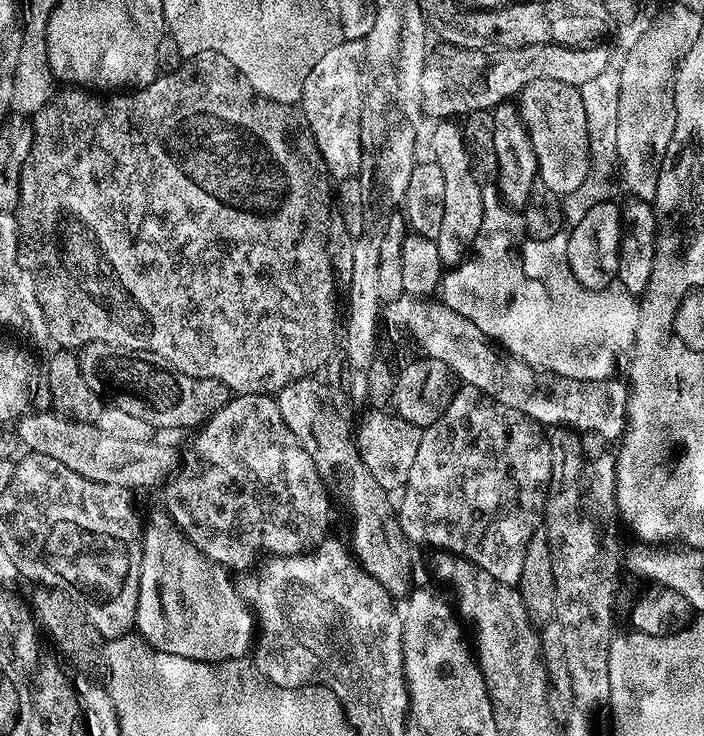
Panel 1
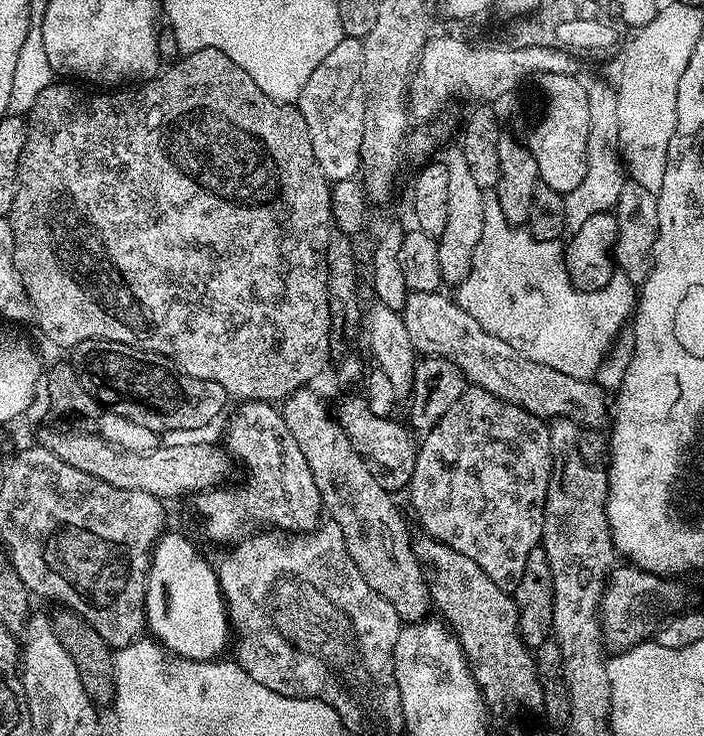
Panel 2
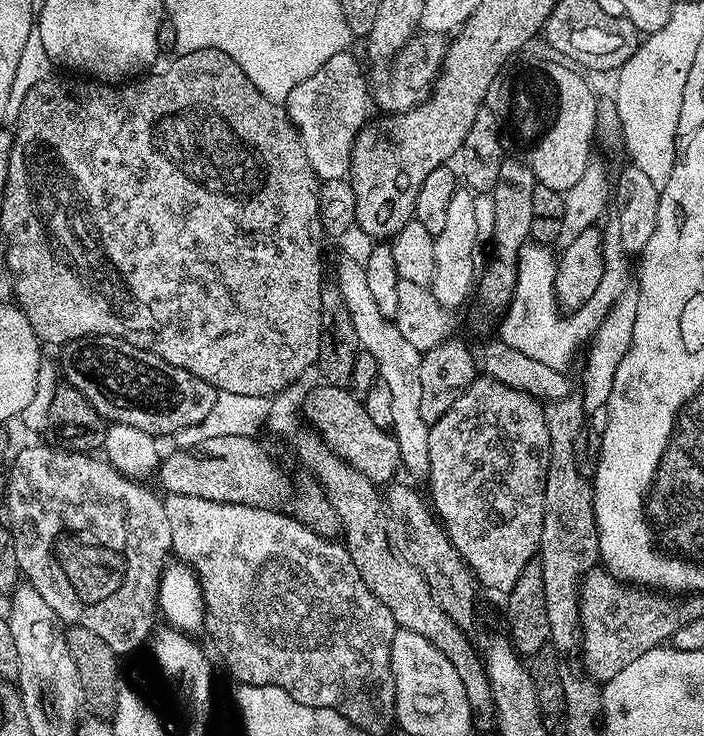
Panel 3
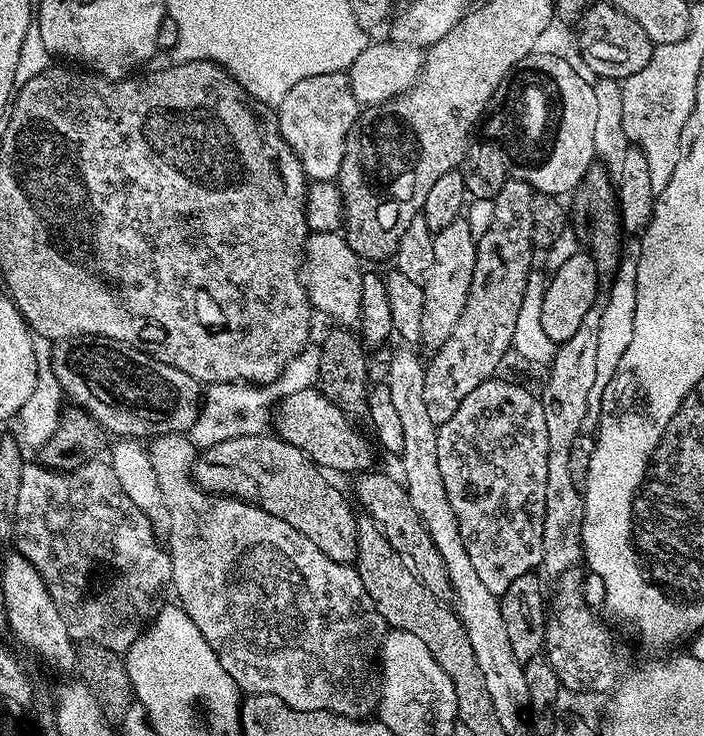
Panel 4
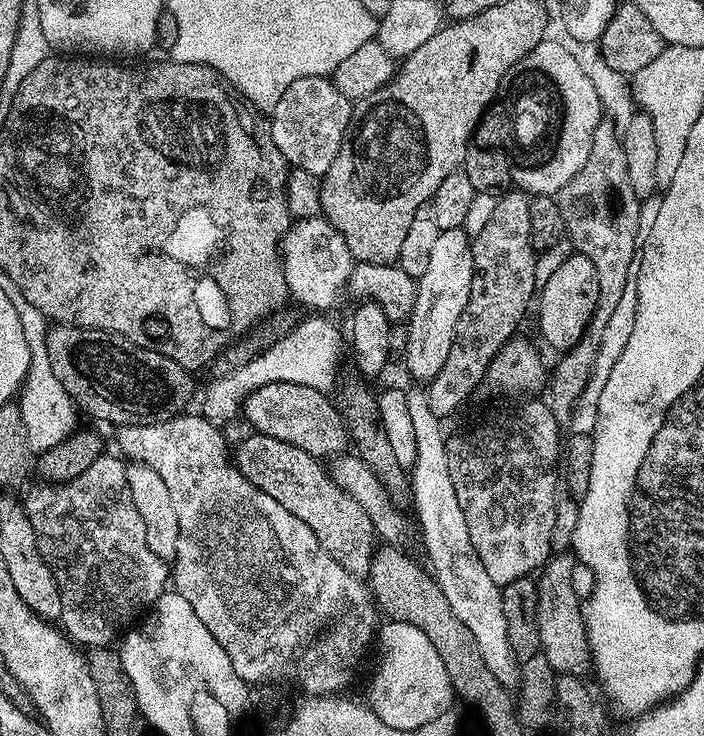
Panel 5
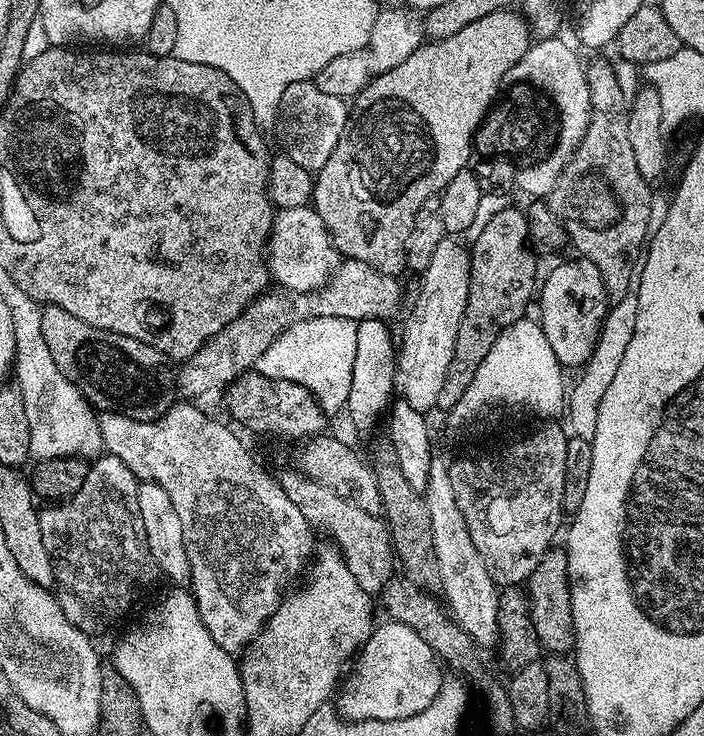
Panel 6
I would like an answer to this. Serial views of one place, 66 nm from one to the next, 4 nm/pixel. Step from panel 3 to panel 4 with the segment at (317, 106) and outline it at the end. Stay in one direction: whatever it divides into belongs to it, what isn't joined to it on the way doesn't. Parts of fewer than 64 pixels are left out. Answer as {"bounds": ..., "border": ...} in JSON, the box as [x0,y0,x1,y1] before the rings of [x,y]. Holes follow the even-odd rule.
{"bounds":[275,72,358,181],"border":[[[344,72],[318,74],[314,78],[302,78],[286,98],[275,109],[280,133],[285,142],[294,150],[298,162],[302,162],[302,170],[309,181],[336,180],[340,175],[342,154],[346,150],[346,138],[350,134],[350,126],[354,126],[358,115],[358,105],[350,90],[350,82]]]}

